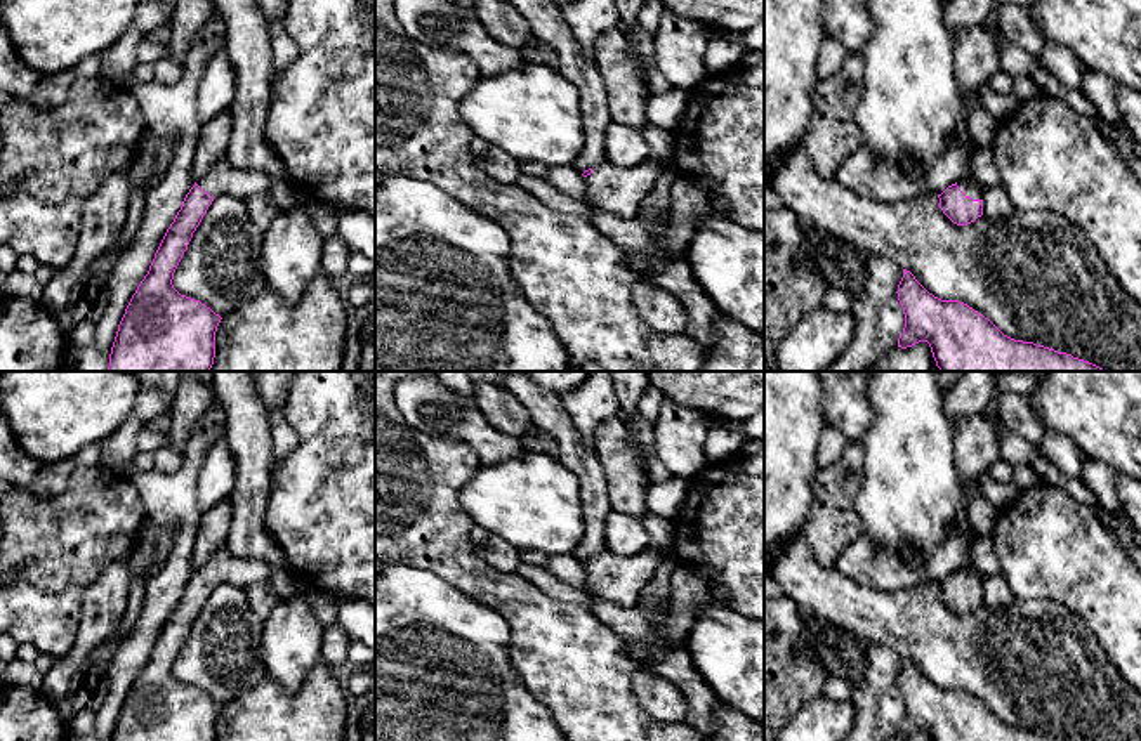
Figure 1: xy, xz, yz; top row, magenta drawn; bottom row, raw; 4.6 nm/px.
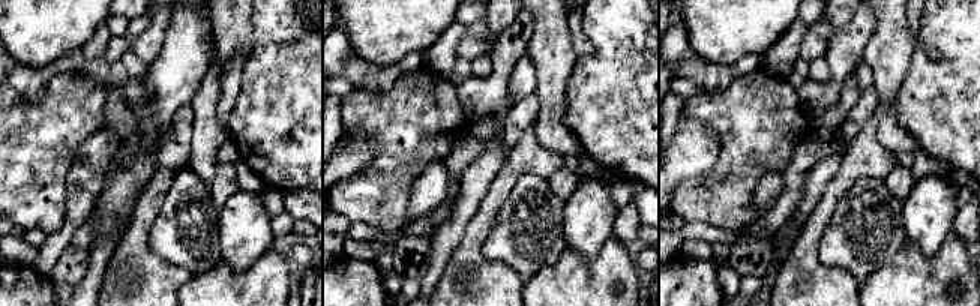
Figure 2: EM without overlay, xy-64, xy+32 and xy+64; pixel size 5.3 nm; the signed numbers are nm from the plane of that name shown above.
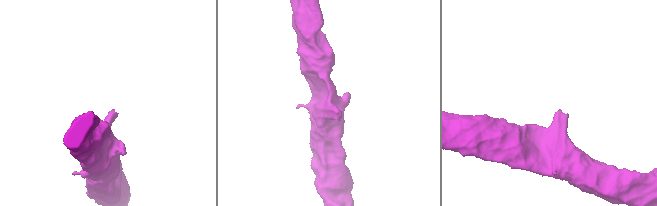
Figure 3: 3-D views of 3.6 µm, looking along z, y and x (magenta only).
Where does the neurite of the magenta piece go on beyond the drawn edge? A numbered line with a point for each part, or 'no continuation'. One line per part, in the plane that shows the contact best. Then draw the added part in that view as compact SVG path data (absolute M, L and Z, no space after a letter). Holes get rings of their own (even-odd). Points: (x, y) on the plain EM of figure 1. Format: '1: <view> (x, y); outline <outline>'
1: yz (968, 573); outline M969 561L957 569L957 574L966 585L983 588L985 576Z

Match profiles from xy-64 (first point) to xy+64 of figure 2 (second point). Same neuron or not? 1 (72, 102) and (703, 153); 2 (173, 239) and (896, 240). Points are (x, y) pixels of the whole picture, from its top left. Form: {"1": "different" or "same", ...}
{"1": "different", "2": "same"}

